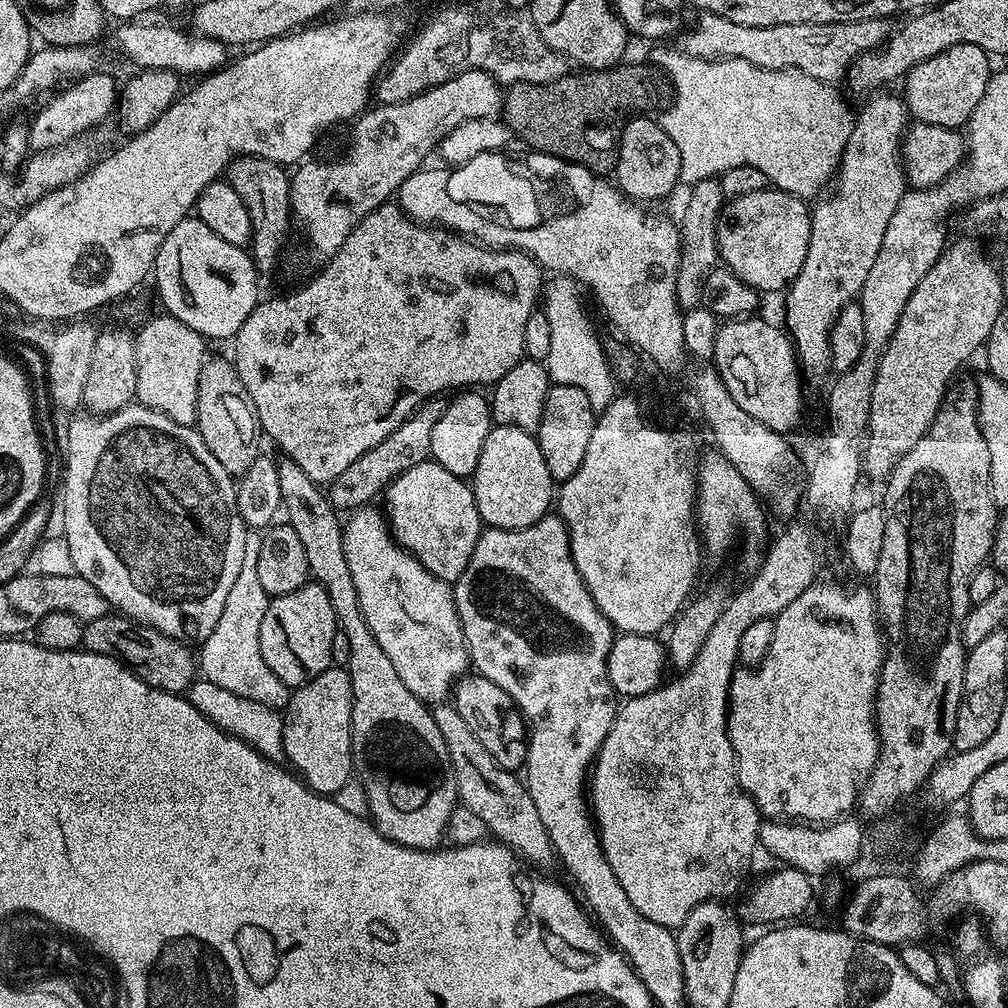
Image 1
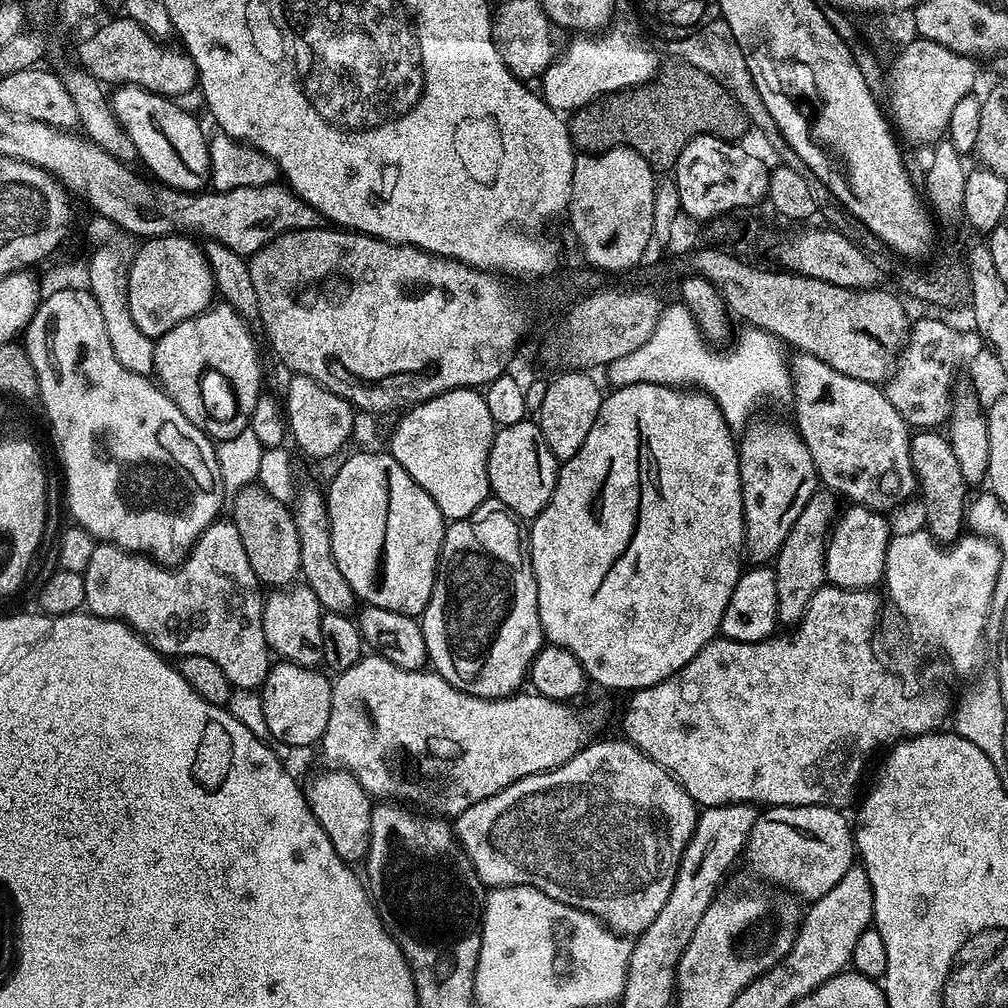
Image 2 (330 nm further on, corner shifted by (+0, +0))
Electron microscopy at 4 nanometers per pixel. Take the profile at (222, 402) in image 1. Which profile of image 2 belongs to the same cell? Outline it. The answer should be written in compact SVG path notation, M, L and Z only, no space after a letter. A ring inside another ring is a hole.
M256 482L235 493L231 497L230 508L231 504L231 522L238 526L246 558L250 558L250 566L260 579L261 585L272 590L291 585L300 576L302 562L298 546L298 526L293 509L288 504L278 502L278 498L273 495L266 494L266 490Z

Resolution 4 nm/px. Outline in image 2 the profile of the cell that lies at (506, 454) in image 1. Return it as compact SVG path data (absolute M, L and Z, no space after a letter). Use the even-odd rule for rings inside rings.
M535 419L497 427L488 455L488 487L491 495L511 510L513 516L524 522L535 520L554 494L558 461L546 446L542 430Z

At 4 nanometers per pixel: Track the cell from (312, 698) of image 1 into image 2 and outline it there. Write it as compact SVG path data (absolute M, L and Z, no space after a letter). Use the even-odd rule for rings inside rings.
M335 766L326 771L328 772L318 775L313 780L312 785L307 785L306 795L310 810L314 814L314 818L318 818L322 830L326 830L326 838L330 838L330 844L334 846L334 850L338 850L340 858L349 862L363 861L367 857L370 846L370 818L374 807L373 797L368 795L362 782L358 782L358 778L354 778L352 772Z

